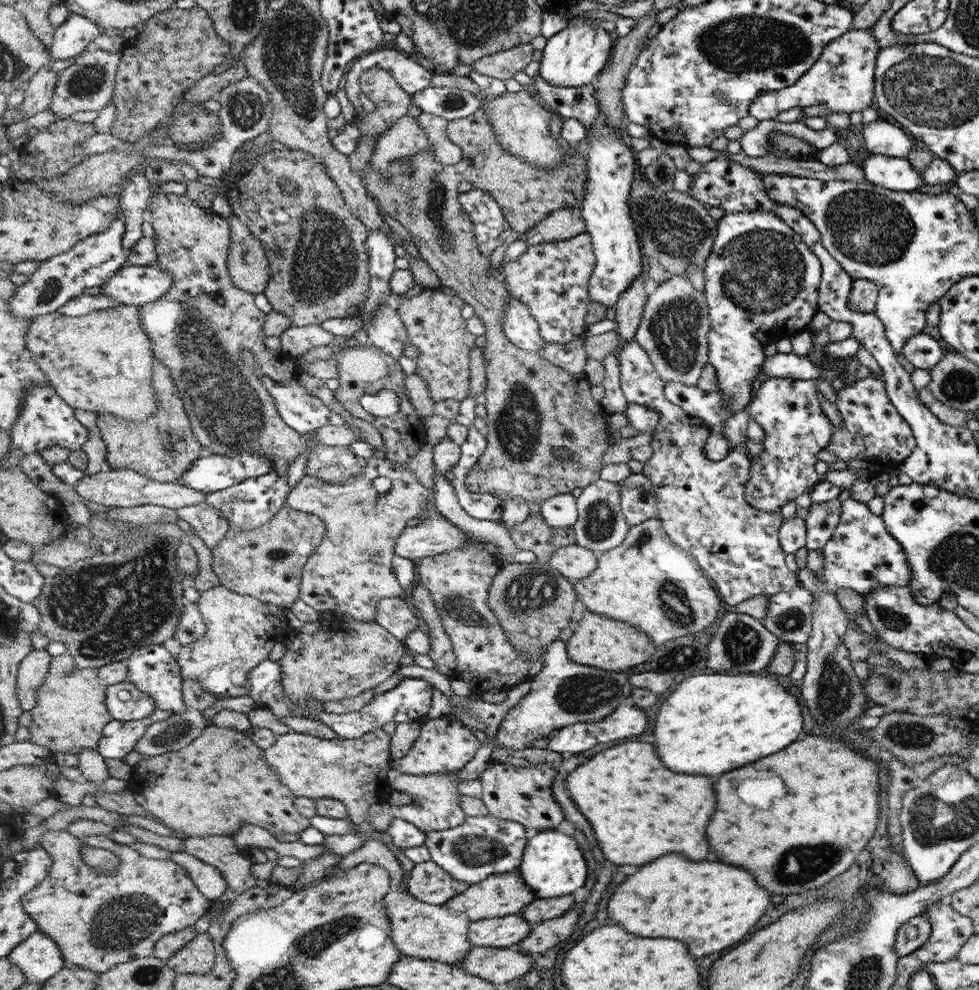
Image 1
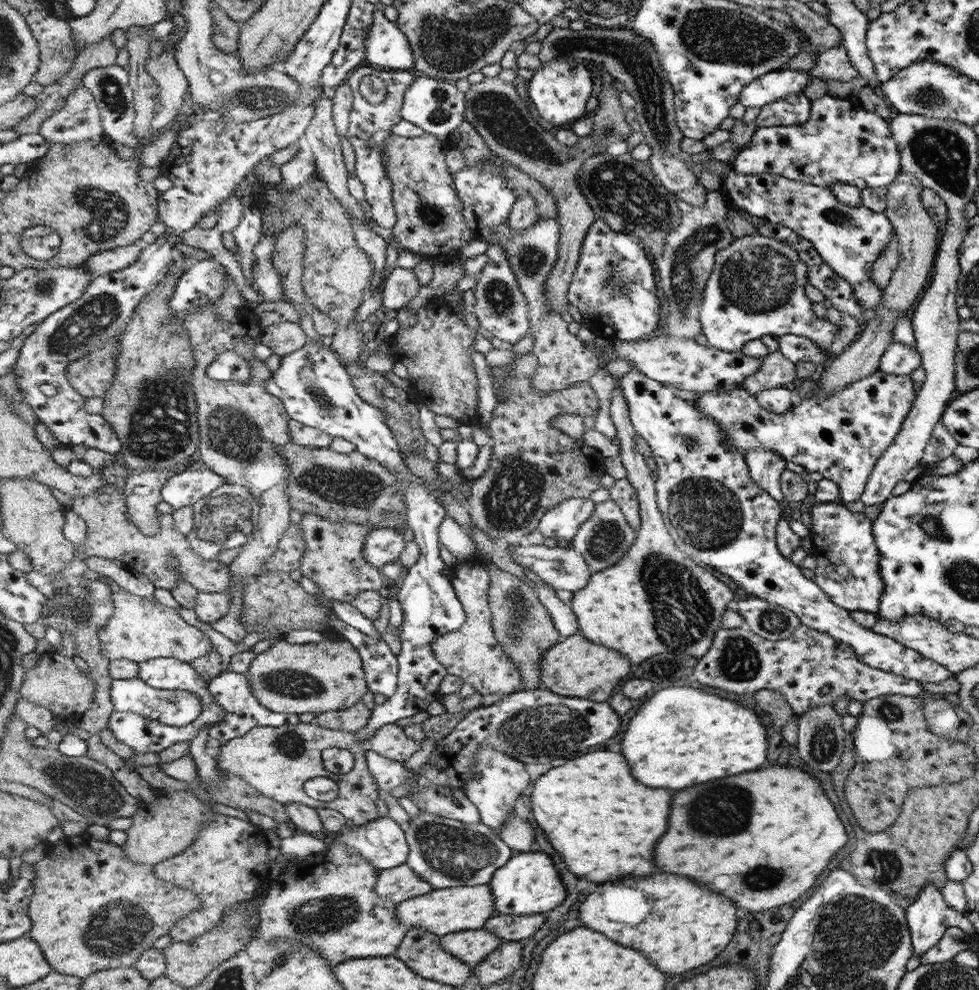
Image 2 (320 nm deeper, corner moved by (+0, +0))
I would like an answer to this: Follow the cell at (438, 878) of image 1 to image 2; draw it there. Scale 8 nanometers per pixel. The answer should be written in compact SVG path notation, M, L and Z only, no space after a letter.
M407 864L381 870L380 873L381 876L378 877L376 884L376 893L392 903L408 901L435 889L425 879L420 878L416 871Z

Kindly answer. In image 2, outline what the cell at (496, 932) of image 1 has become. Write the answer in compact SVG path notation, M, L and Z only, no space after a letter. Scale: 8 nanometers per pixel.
M485 928L464 930L441 937L441 946L446 951L472 967L484 961L502 943L504 940Z

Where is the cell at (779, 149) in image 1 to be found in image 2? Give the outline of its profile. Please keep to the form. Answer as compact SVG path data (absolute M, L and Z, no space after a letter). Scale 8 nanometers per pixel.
M827 94L811 102L810 116L802 124L757 128L750 143L743 146L732 161L732 168L742 174L770 173L830 188L835 182L851 184L859 189L887 187L896 180L901 166L900 148L896 148L896 140L892 137L891 126L879 114L854 110L850 100L840 100Z

